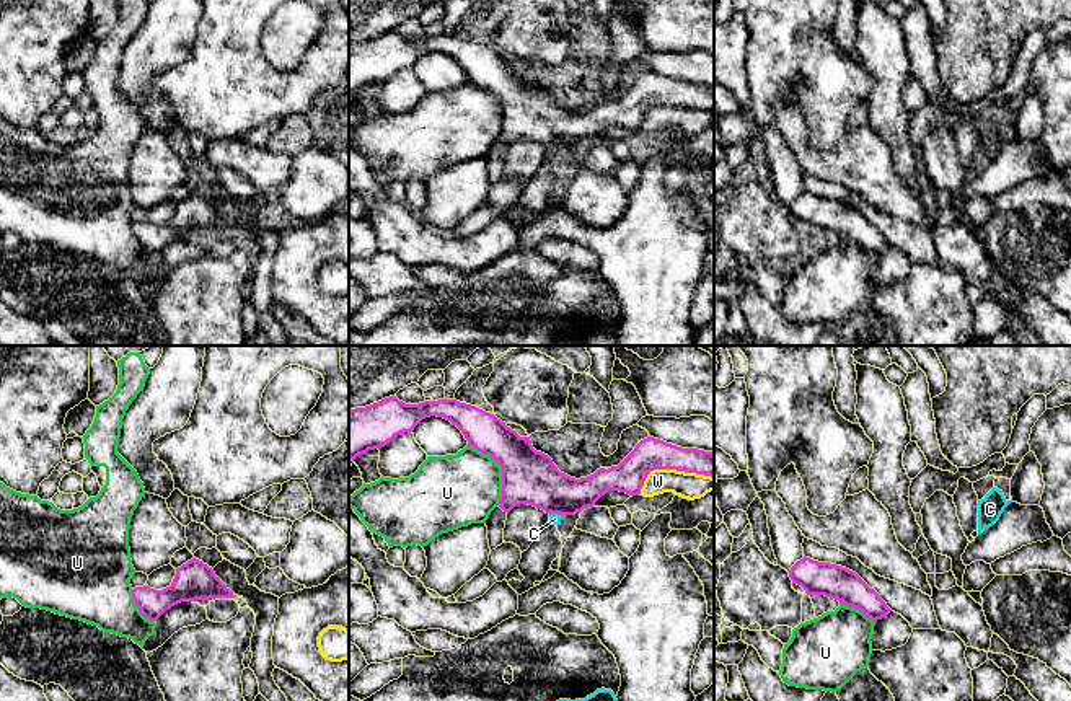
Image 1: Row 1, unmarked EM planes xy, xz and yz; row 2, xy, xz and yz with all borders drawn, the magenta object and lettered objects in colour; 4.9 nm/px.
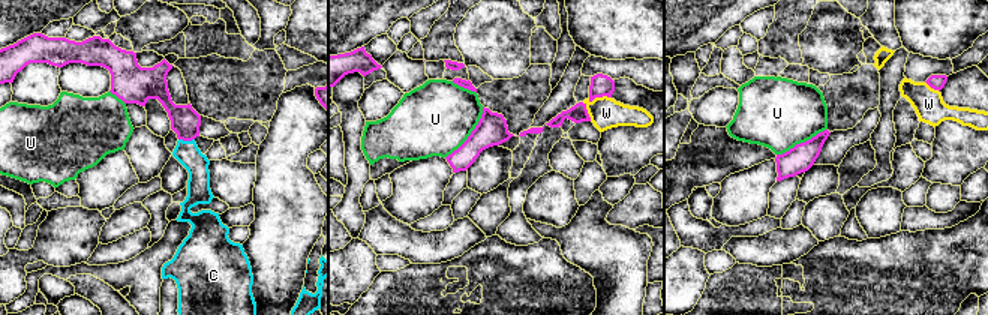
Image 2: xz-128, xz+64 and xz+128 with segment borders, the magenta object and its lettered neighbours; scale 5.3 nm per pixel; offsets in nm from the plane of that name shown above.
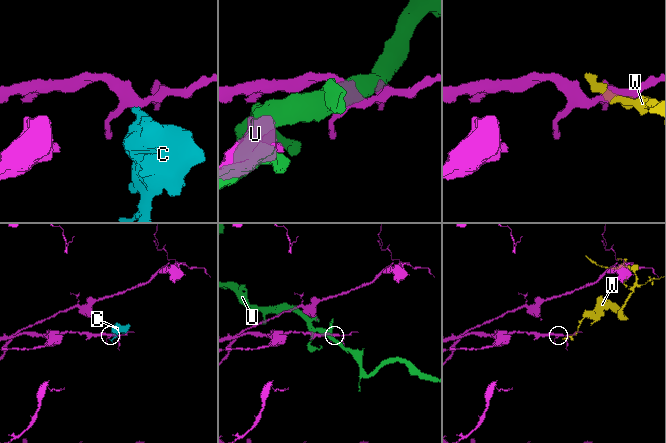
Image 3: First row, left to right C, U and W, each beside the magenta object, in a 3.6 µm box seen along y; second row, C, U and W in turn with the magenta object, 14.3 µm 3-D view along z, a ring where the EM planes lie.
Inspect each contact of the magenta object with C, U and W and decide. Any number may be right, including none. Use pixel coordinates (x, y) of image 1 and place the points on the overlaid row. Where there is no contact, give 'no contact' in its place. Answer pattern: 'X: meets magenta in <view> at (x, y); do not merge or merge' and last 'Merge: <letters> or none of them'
C: meets magenta in xz at (556, 512); merge
U: meets magenta in xz at (502, 470); do not merge
W: meets magenta in xz at (670, 468); do not merge
Merge: C

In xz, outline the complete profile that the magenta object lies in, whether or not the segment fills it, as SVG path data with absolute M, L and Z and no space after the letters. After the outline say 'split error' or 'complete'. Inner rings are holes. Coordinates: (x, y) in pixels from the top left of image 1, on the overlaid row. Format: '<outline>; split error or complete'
M396 396L365 408L349 409L349 458L381 448L394 437L412 432L425 417L437 416L456 425L468 445L494 458L502 468L499 507L510 512L528 504L544 510L553 525L575 515L610 491L639 496L654 470L677 470L714 478L714 453L681 448L647 437L618 465L600 468L587 478L571 478L553 460L536 452L530 437L520 437L494 414L456 399L406 404Z; split error

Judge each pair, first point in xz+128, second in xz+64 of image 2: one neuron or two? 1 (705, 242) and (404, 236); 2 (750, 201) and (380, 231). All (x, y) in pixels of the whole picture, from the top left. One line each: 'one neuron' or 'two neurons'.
1: two neurons
2: two neurons

